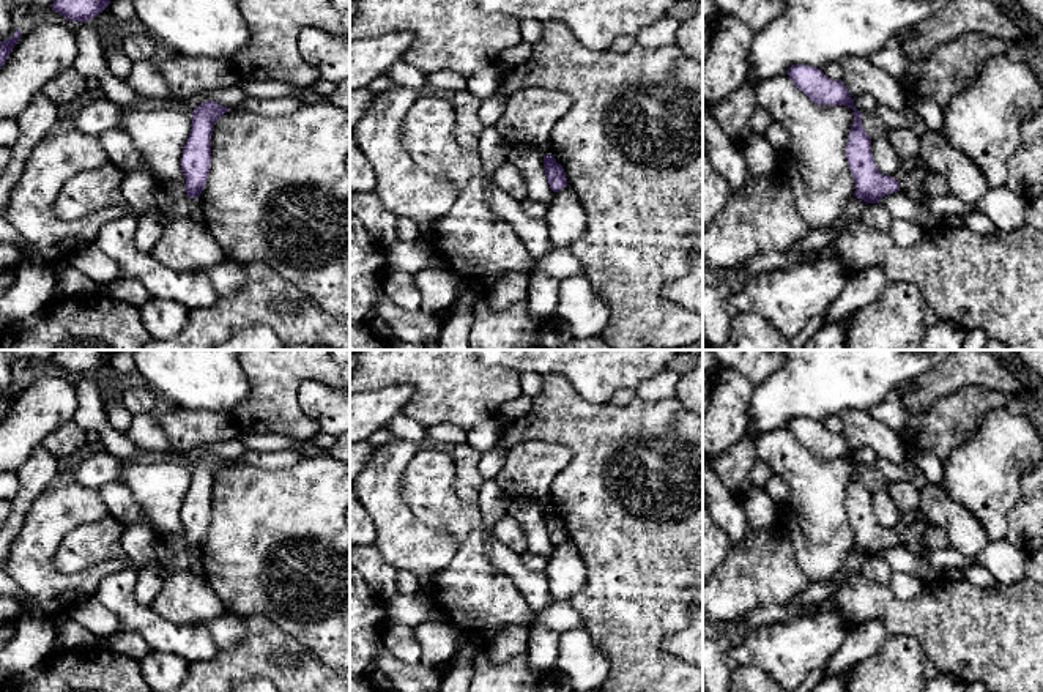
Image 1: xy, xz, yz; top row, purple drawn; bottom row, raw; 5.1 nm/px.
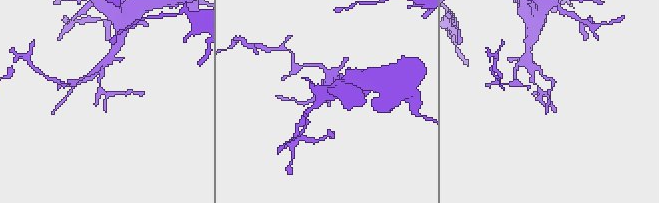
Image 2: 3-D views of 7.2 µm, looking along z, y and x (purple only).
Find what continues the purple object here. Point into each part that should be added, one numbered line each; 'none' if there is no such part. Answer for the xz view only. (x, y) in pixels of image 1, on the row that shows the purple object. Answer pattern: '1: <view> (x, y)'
none

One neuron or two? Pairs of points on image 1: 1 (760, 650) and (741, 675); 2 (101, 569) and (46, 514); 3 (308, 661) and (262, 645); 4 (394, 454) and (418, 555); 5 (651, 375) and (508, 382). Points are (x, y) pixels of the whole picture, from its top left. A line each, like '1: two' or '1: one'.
1: two
2: one
3: one
4: one
5: two

